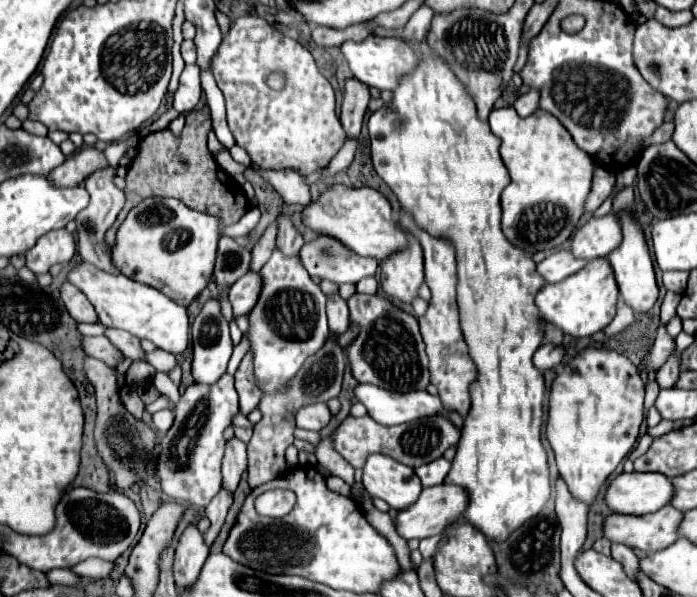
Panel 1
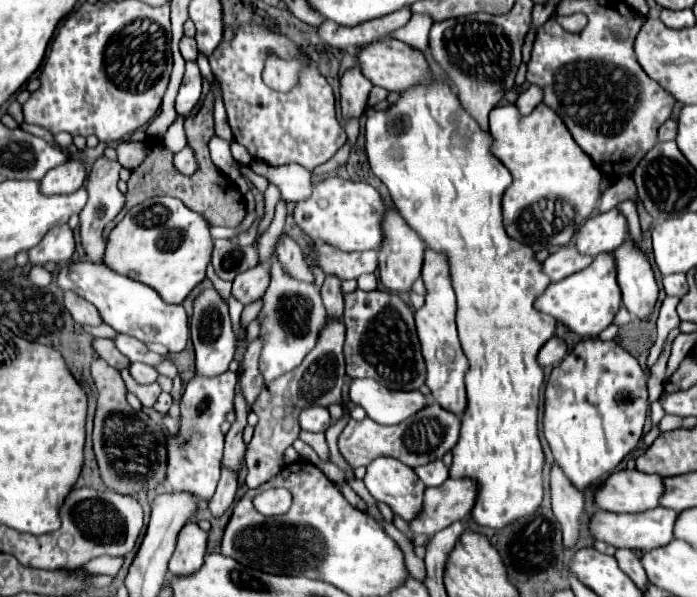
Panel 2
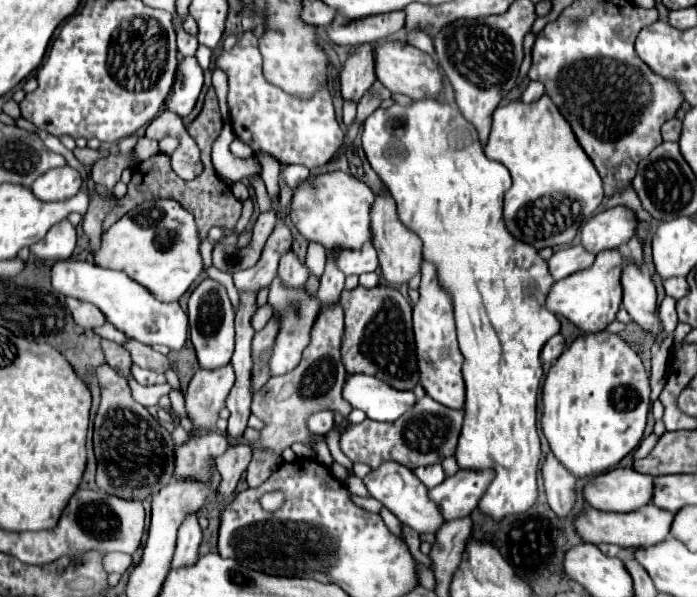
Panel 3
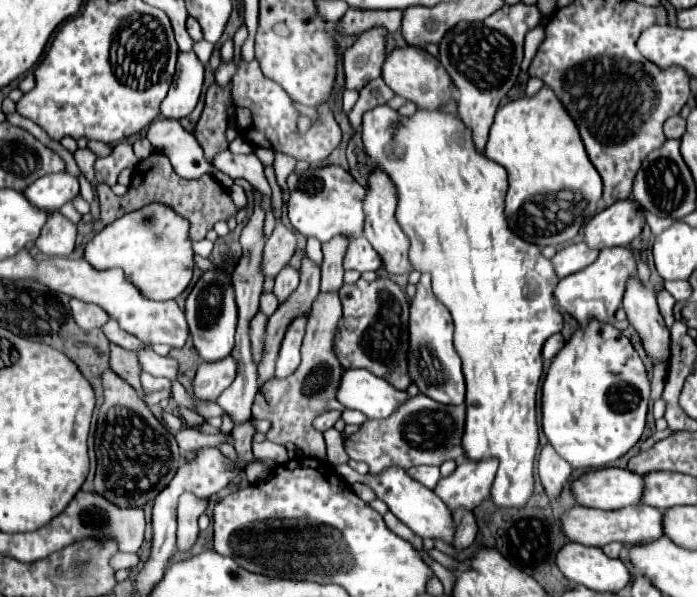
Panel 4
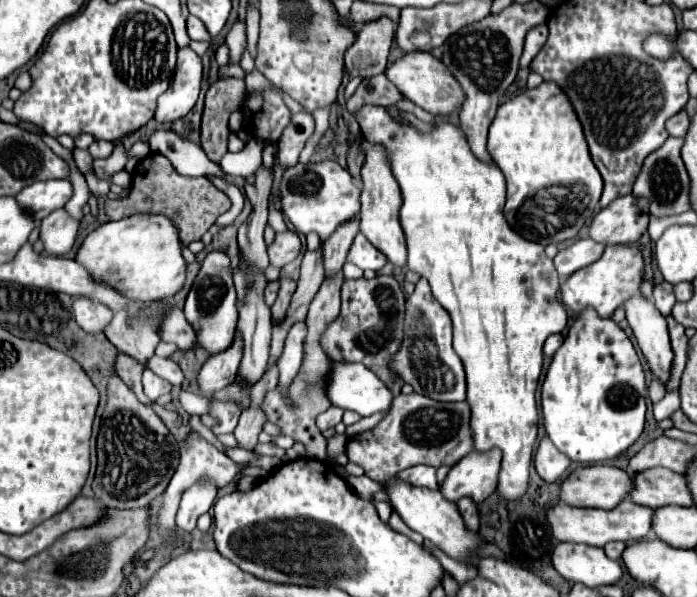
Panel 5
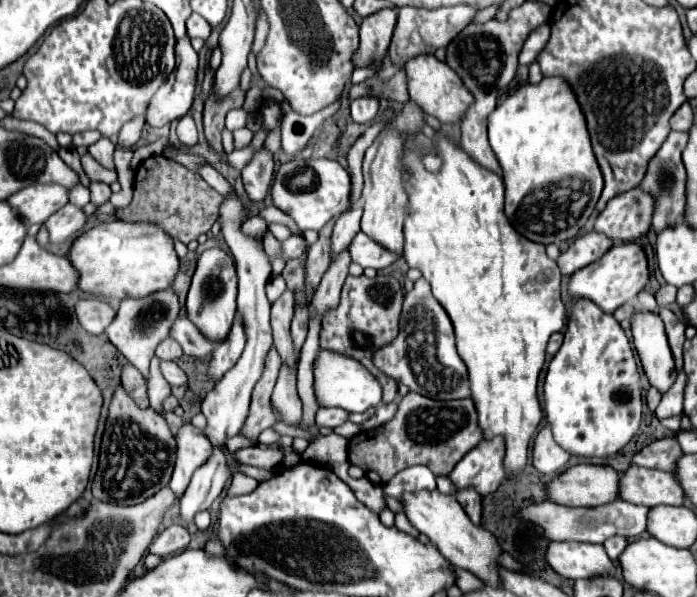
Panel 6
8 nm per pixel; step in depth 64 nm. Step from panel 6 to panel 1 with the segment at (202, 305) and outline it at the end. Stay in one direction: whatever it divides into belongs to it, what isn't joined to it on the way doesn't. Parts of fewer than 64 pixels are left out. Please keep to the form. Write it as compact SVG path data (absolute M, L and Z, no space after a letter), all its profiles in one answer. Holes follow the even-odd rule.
M210 298L204 302L200 314L192 324L192 374L196 382L214 384L228 366L232 356L232 340L228 320L220 312L220 302Z

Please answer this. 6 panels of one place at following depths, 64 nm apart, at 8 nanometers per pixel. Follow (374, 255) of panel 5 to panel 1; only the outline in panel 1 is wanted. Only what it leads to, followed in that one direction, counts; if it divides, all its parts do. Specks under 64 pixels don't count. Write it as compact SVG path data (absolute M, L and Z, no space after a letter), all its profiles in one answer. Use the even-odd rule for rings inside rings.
M316 236L302 246L300 260L310 276L326 278L336 284L356 284L364 276L376 274L378 262L368 256L356 256L344 248L338 240L328 236Z

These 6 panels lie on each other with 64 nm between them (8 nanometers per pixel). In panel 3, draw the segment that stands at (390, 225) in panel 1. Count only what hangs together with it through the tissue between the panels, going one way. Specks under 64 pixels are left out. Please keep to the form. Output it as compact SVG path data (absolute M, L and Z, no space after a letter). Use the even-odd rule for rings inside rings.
M326 172L326 174L310 174L306 182L298 182L294 188L294 198L290 206L290 220L298 228L298 232L314 242L320 242L326 250L340 246L340 248L360 248L364 242L370 240L370 204L374 200L374 192L348 172Z

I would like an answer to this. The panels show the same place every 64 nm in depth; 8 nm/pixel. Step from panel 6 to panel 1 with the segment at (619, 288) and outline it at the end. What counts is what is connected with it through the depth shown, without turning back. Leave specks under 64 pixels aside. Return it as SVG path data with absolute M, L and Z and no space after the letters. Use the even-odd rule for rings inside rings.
M608 258L590 260L590 264L586 264L584 270L568 276L562 282L546 284L536 294L536 306L542 312L542 316L554 326L558 326L562 332L572 334L576 338L592 336L604 330L612 322L612 316L616 316L616 302L618 284L614 280L614 272Z

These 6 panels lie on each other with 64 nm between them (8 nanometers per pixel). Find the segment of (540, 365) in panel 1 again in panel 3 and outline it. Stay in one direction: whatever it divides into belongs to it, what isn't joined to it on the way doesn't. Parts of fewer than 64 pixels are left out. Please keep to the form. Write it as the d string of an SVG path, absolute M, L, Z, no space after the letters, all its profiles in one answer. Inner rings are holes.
M556 334L556 336L552 336L546 344L544 344L544 348L542 348L542 354L540 354L540 358L542 358L542 362L554 362L562 352L564 352L564 338L562 338L562 334Z

